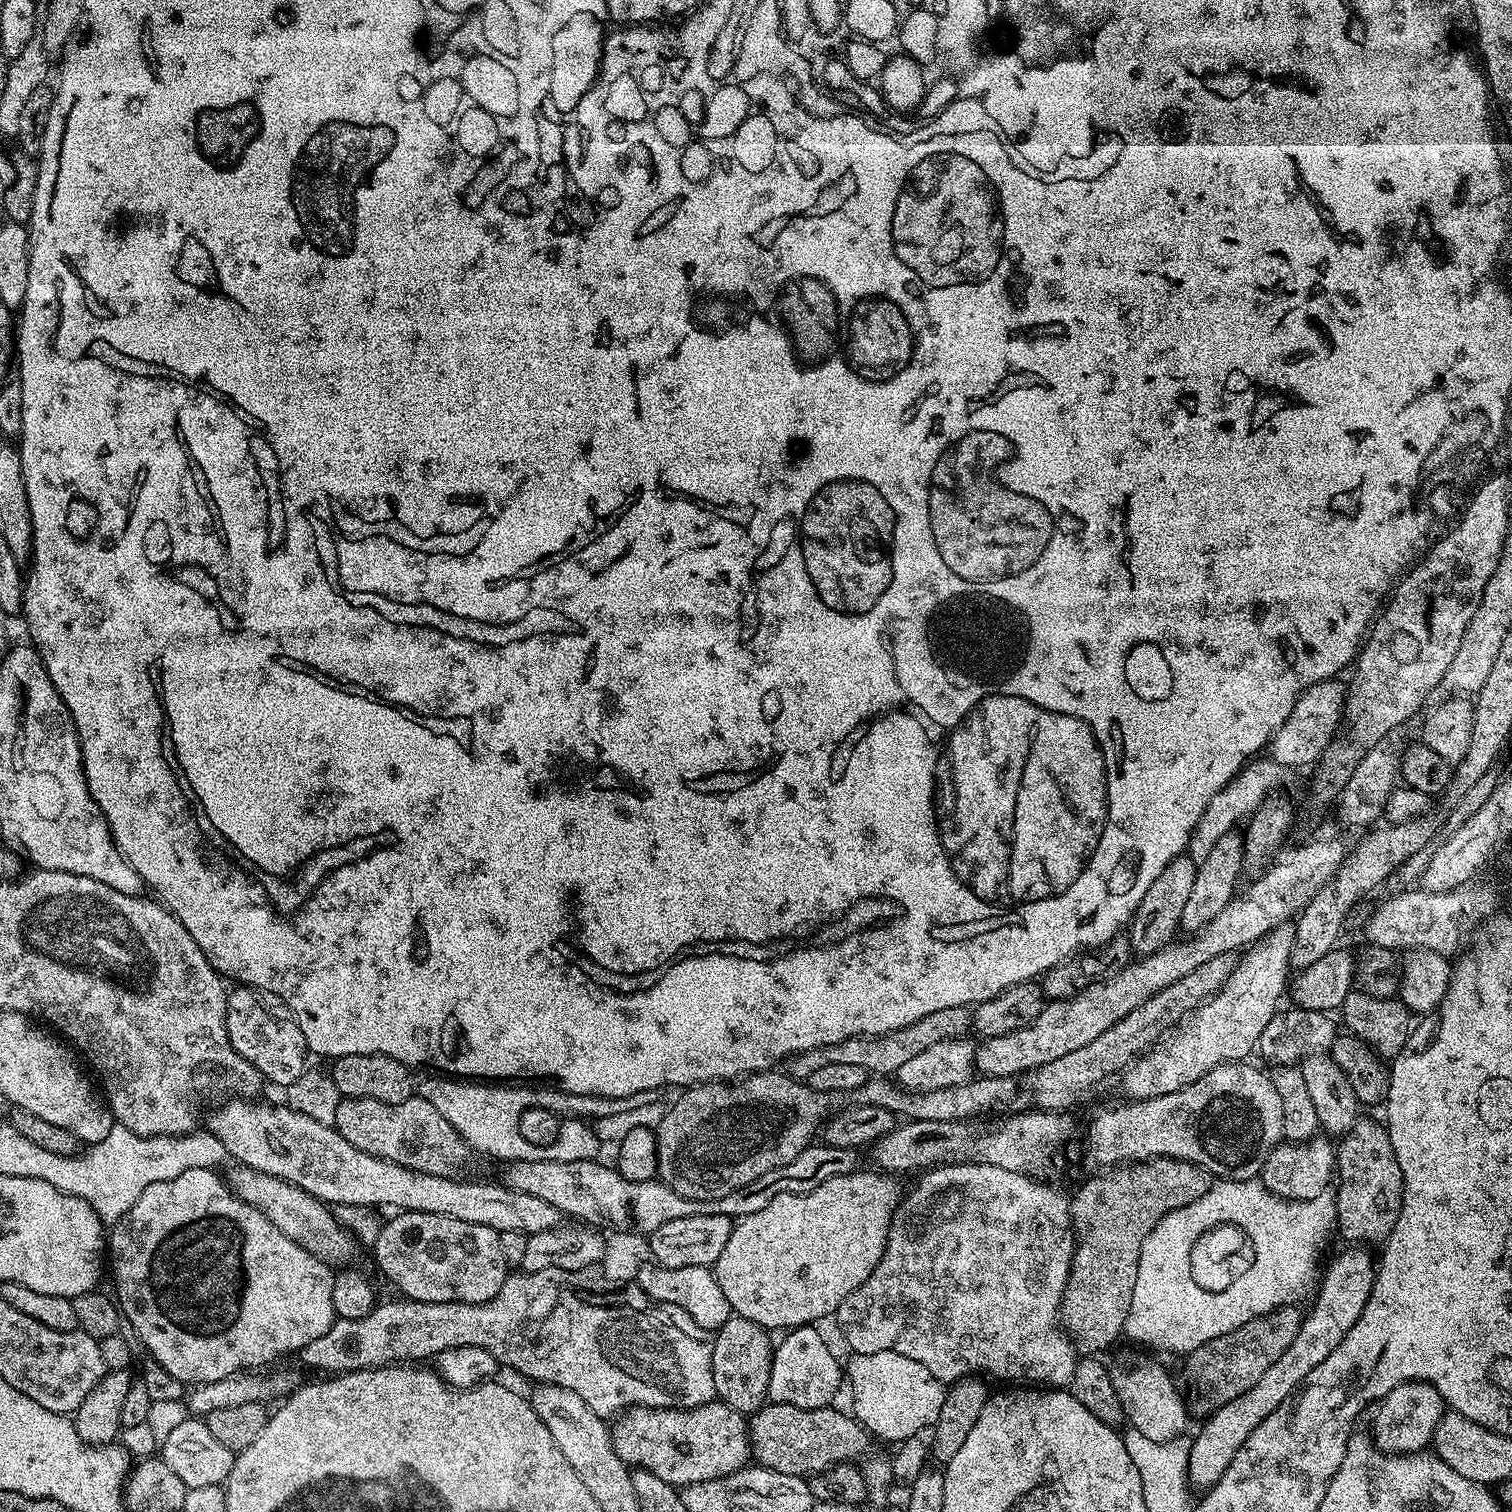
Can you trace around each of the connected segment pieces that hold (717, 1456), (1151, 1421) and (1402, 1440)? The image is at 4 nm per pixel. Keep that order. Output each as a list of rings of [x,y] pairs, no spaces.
[[[717,1398],[697,1408],[629,1408],[611,1421],[610,1433],[624,1464],[646,1470],[682,1490],[688,1484],[734,1474],[745,1467],[752,1455],[748,1425],[745,1413],[734,1411]]]
[[[1136,1364],[1125,1372],[1116,1372],[1116,1393],[1122,1402],[1125,1421],[1133,1429],[1146,1434],[1152,1442],[1164,1444],[1167,1440],[1183,1437],[1188,1428],[1190,1413],[1185,1397],[1180,1397],[1174,1381],[1166,1369],[1158,1364]]]
[[[1411,1380],[1390,1390],[1390,1394],[1379,1401],[1376,1410],[1376,1425],[1370,1431],[1376,1447],[1389,1454],[1407,1454],[1423,1452],[1433,1443],[1436,1427],[1446,1413],[1446,1405],[1442,1394],[1438,1394],[1432,1384],[1425,1380]]]

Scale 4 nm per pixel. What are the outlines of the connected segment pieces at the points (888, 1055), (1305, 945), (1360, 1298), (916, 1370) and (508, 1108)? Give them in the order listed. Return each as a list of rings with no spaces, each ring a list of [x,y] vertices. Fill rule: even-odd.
[[[951,1008],[950,1010],[936,1010],[926,1018],[920,1018],[902,1030],[894,1030],[890,1034],[881,1036],[855,1036],[830,1046],[822,1046],[814,1050],[797,1052],[783,1061],[782,1068],[794,1080],[806,1082],[814,1070],[822,1070],[822,1066],[841,1064],[842,1066],[862,1066],[873,1077],[888,1078],[901,1068],[910,1058],[917,1057],[930,1046],[938,1046],[949,1040],[959,1040],[969,1035],[972,1028],[972,1012],[968,1008]]]
[[[1430,816],[1420,817],[1385,827],[1386,830],[1377,833],[1369,831],[1353,849],[1347,851],[1332,883],[1316,894],[1297,917],[1294,926],[1296,938],[1290,962],[1295,971],[1308,969],[1314,962],[1318,962],[1325,954],[1335,949],[1347,916],[1350,916],[1355,907],[1366,898],[1364,896],[1429,844],[1434,836],[1433,830],[1430,829],[1434,824],[1432,819]]]
[[[1348,1246],[1325,1272],[1323,1269],[1318,1280],[1320,1293],[1312,1309],[1301,1319],[1298,1334],[1294,1342],[1290,1342],[1286,1354],[1282,1354],[1282,1358],[1278,1358],[1278,1362],[1274,1362],[1274,1366],[1270,1366],[1266,1374],[1262,1374],[1262,1378],[1246,1390],[1246,1394],[1226,1402],[1203,1421],[1204,1426],[1190,1444],[1188,1479],[1193,1487],[1207,1490],[1217,1484],[1246,1438],[1266,1417],[1274,1414],[1274,1410],[1291,1401],[1310,1370],[1319,1366],[1329,1354],[1334,1354],[1342,1338],[1346,1338],[1350,1326],[1358,1322],[1376,1281],[1377,1265],[1374,1256],[1368,1252],[1371,1251],[1364,1246]]]
[[[897,1352],[853,1355],[851,1359],[846,1364],[846,1384],[852,1387],[850,1412],[875,1439],[877,1436],[880,1440],[899,1442],[910,1438],[910,1434],[918,1434],[918,1430],[933,1427],[942,1411],[946,1388],[938,1378],[934,1378],[934,1374],[930,1374],[930,1370],[926,1370],[926,1366],[922,1366],[922,1362],[914,1362],[914,1358],[906,1358],[906,1354]]]
[[[468,1078],[440,1079],[444,1080],[424,1080],[421,1084],[419,1081],[418,1095],[430,1102],[430,1106],[434,1106],[434,1110],[438,1110],[438,1114],[442,1114],[446,1122],[450,1122],[450,1126],[467,1142],[473,1153],[481,1152],[484,1156],[493,1156],[496,1160],[504,1160],[503,1162],[528,1159],[531,1144],[519,1133],[519,1119],[524,1111],[536,1106],[532,1100],[531,1087],[497,1086],[492,1082],[473,1082]]]

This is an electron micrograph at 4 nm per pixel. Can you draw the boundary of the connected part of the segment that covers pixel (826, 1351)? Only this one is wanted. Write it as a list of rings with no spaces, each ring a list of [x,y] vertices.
[[[819,1327],[793,1328],[784,1341],[775,1345],[770,1370],[768,1400],[774,1404],[789,1404],[799,1408],[826,1408],[842,1388],[842,1364],[836,1361],[830,1345],[824,1341]]]

